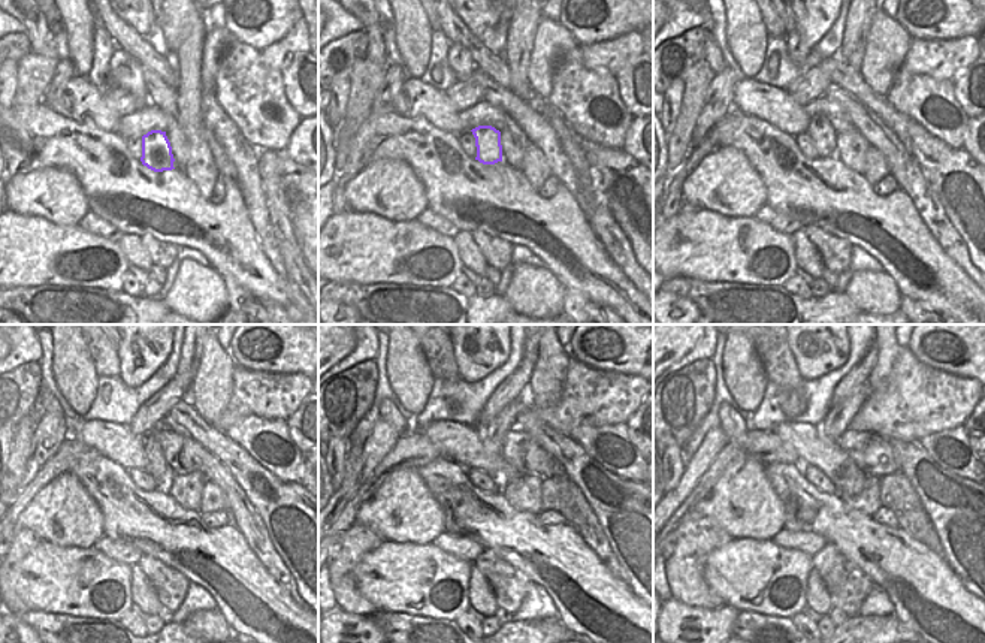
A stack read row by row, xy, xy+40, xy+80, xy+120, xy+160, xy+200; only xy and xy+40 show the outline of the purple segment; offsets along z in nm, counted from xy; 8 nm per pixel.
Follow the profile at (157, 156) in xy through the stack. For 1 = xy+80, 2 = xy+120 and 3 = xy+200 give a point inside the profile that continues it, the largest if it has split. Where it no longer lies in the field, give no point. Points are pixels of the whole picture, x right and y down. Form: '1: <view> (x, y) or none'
1: xy+80 (822, 133)
2: xy+120 (157, 465)
3: xy+200 (837, 420)

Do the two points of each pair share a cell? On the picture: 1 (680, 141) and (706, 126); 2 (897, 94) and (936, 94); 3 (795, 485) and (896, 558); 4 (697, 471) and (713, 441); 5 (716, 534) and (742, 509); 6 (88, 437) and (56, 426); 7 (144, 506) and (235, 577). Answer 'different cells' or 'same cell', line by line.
1: different cells
2: same cell
3: same cell
4: same cell
5: different cells
6: different cells
7: same cell

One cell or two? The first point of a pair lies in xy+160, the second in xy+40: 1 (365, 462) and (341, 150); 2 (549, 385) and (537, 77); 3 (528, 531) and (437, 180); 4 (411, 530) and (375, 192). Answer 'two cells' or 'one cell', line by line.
1: two cells
2: one cell
3: one cell
4: one cell

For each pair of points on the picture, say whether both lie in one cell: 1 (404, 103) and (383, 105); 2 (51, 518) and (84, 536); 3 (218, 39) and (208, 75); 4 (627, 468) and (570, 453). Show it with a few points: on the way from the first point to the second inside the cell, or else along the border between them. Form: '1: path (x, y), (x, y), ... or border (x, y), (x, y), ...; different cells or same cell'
1: border (405, 80), (393, 100), (393, 111); different cells
2: path (59, 518), (66, 518), (76, 528); same cell
3: path (214, 48), (210, 66); same cell
4: border (568, 437), (606, 468), (624, 479); different cells

